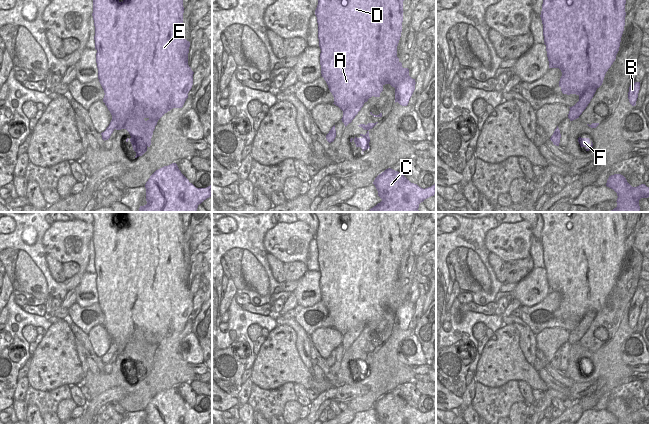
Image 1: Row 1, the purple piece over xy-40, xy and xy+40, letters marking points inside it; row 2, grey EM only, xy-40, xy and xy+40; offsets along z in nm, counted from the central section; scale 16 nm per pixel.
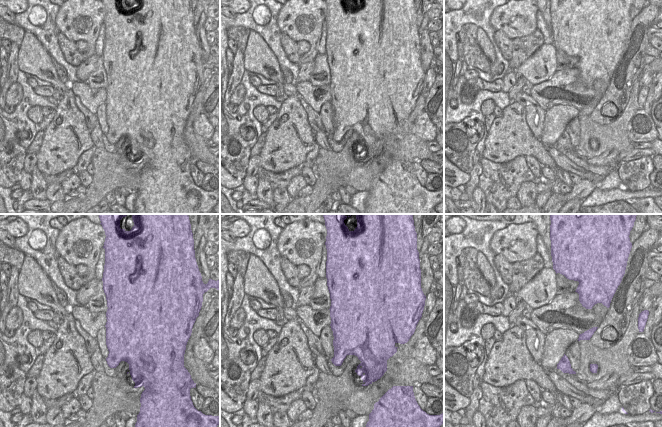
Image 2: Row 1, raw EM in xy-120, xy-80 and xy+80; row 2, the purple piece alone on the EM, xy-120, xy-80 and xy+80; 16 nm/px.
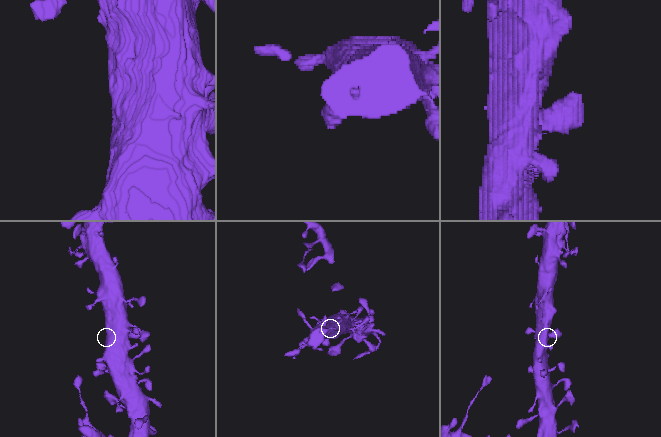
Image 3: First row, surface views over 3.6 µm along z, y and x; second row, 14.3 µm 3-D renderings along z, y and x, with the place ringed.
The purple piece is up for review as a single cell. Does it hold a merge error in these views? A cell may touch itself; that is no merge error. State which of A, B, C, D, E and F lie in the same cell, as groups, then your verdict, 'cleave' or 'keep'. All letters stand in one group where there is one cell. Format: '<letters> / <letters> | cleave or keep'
A B C D E F | keep

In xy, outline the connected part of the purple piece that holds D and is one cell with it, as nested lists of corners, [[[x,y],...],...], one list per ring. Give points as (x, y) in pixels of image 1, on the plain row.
[[[314,212],[318,218],[319,224],[315,234],[318,247],[318,263],[320,277],[320,289],[321,300],[326,305],[330,316],[334,321],[334,327],[343,335],[342,346],[345,351],[352,346],[355,340],[363,331],[364,327],[368,325],[372,320],[380,321],[380,317],[383,315],[385,308],[390,308],[395,312],[395,327],[398,326],[402,330],[407,330],[409,324],[415,314],[415,303],[409,300],[409,293],[403,292],[402,287],[397,281],[397,270],[401,261],[402,246],[403,246],[403,225],[405,221],[405,212],[346,212],[343,215],[339,215],[336,212]]]

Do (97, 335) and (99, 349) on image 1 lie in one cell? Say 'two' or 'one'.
one

